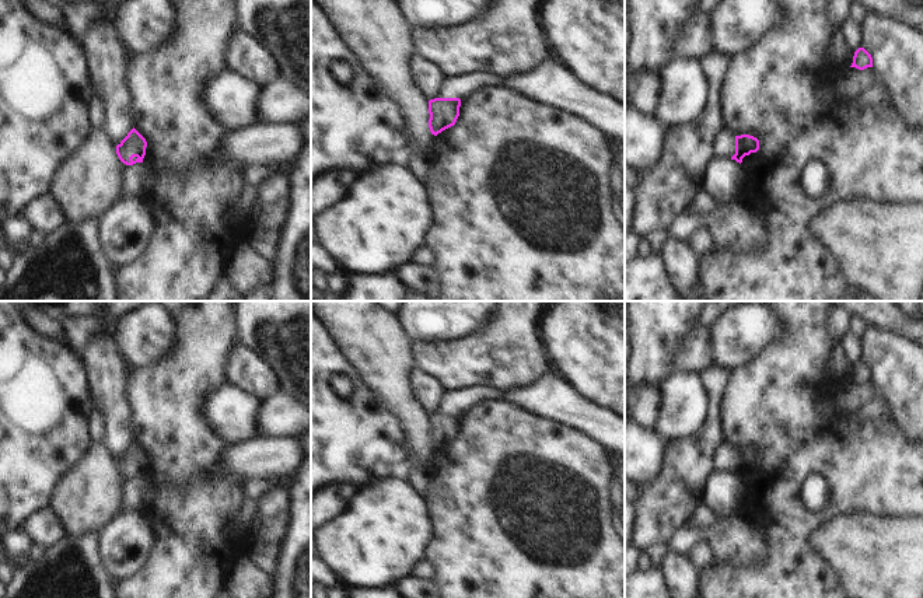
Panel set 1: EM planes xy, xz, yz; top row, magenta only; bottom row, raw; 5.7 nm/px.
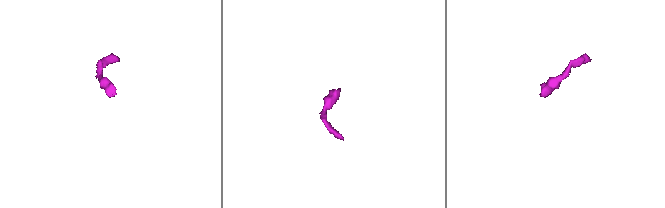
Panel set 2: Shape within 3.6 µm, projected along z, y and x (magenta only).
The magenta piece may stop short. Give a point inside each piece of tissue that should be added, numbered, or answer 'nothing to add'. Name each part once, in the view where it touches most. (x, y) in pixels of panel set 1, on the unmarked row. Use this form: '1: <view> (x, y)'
1: xz (461, 399).

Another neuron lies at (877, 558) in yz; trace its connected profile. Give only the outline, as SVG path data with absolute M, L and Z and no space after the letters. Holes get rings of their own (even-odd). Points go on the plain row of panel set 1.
M840 517L814 529L810 545L832 564L852 598L923 598L923 518Z

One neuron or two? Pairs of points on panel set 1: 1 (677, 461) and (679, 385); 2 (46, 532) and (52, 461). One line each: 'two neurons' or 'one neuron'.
1: two neurons
2: two neurons

